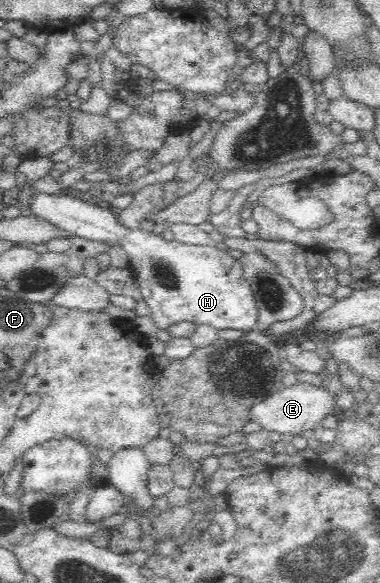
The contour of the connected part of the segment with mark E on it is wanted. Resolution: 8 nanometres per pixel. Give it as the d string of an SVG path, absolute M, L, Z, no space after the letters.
M296 381L292 386L279 385L269 397L253 403L247 409L246 419L257 423L259 427L270 433L296 435L315 429L321 425L322 420L328 414L340 415L336 405L336 397L331 395L325 386L315 387Z

